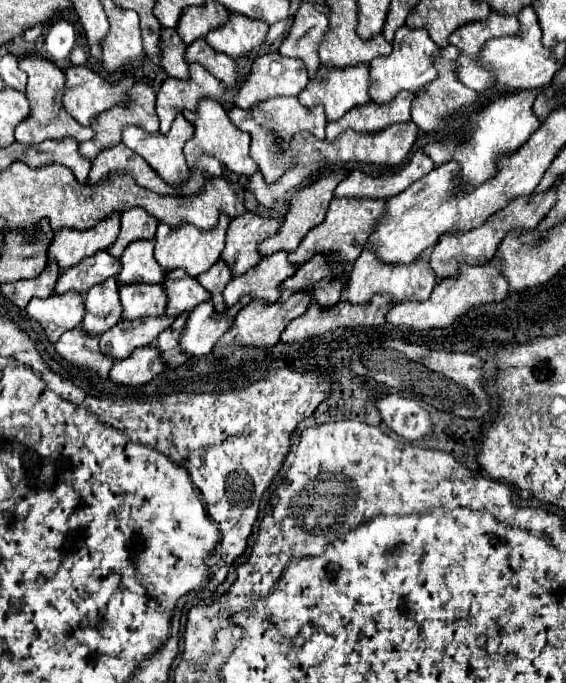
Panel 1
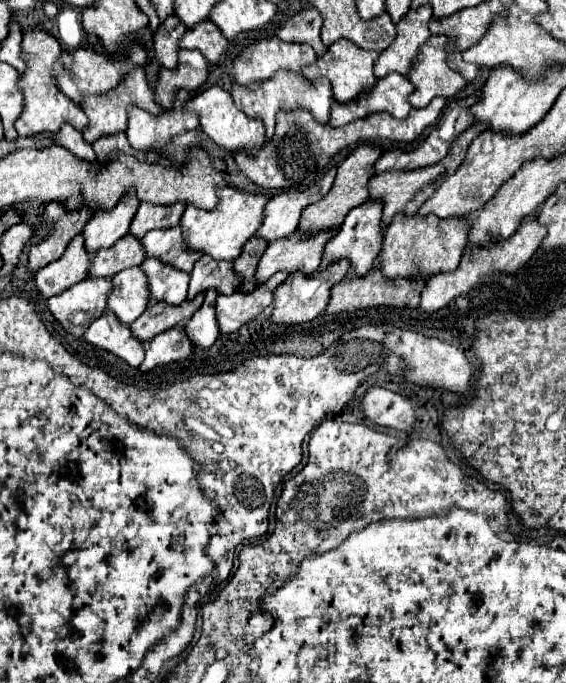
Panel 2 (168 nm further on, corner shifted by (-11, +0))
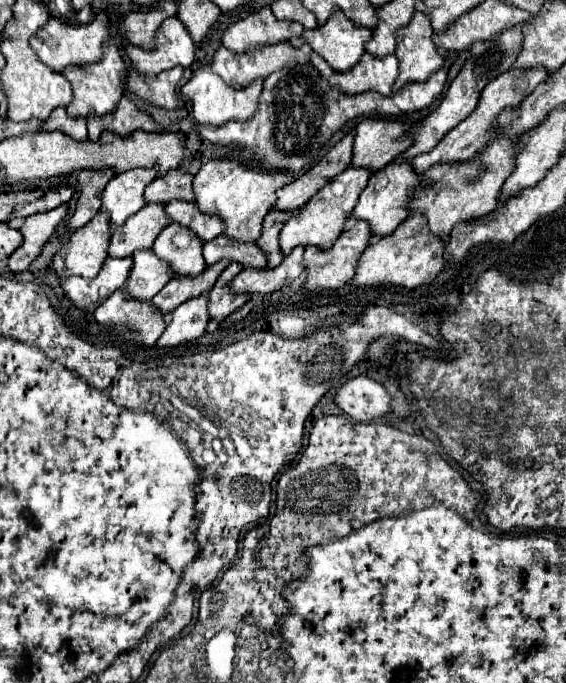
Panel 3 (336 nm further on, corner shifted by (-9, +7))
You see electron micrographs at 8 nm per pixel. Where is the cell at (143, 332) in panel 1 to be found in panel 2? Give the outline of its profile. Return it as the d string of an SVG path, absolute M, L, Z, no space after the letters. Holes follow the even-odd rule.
M205 293L195 297L193 301L183 301L181 305L169 305L169 303L151 303L145 313L131 323L133 335L141 341L151 341L155 335L167 331L169 327L183 325L191 319L191 315L201 307Z

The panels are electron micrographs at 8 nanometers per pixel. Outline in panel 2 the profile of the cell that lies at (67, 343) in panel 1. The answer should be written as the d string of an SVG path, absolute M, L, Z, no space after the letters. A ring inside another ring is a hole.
M103 313L99 319L95 319L95 323L85 331L83 335L91 345L95 347L101 347L101 349L107 349L109 353L121 357L123 361L127 361L131 367L139 367L141 361L143 361L143 355L145 355L145 343L139 341L133 333L131 333L131 327L125 325L125 323L117 323L117 317L113 313Z

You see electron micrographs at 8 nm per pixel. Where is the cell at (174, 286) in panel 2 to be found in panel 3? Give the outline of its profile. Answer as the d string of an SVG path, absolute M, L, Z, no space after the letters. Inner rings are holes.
M171 224L163 228L153 244L153 252L167 262L173 276L199 276L205 270L205 260L201 254L203 244L191 234L191 230Z

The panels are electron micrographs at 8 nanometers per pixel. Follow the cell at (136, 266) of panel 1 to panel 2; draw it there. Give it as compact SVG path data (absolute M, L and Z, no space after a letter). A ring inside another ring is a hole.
M181 225L169 229L153 229L143 237L147 257L159 257L163 263L181 271L191 271L193 263L201 259L201 251L191 251Z

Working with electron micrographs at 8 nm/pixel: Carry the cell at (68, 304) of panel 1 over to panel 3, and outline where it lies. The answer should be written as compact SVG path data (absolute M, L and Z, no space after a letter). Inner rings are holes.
M107 258L101 272L87 280L83 276L69 276L61 282L65 296L75 308L95 312L95 308L107 300L117 288L125 284L125 278L133 266L133 258Z

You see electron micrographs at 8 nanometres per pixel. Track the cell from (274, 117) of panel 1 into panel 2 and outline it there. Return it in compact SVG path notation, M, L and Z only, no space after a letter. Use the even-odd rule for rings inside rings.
M277 71L271 79L265 79L265 81L255 81L251 85L237 85L233 83L231 85L231 95L235 99L235 105L237 109L241 109L247 117L253 117L253 119L261 119L267 127L267 139L273 137L273 131L275 131L275 113L279 109L307 109L313 113L313 117L319 121L319 123L327 123L329 121L329 111L331 111L331 99L333 99L333 93L329 91L329 83L327 79L319 77L315 81L309 81L307 77L299 75L299 73L291 73L291 71Z

